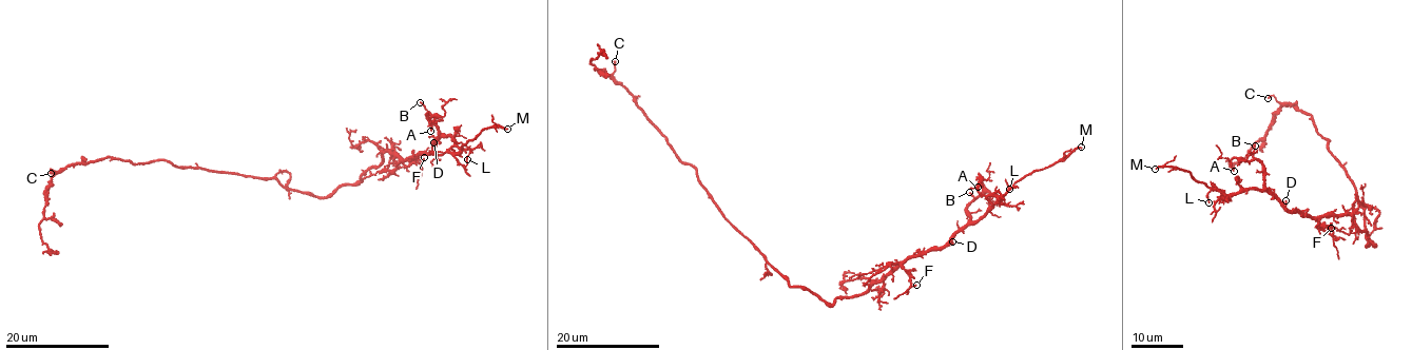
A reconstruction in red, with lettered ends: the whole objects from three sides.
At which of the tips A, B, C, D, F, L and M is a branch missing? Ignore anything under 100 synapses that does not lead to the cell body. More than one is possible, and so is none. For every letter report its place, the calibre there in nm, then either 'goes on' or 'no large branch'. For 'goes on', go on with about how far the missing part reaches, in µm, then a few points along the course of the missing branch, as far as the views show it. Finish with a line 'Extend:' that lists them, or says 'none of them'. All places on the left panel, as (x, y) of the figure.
A: at (430, 131); 130 nm thick; no large branch
B: at (420, 102); 120 nm thick; no large branch
C: at (51, 173); 160 nm thick; no large branch
D: at (433, 142); 120 nm thick; no large branch
F: at (424, 157); 130 nm thick; no large branch
L: at (467, 159); 100 nm thick; no large branch
M: at (507, 129); 170 nm thick; goes on; about 15 µm are missing
Extend: M

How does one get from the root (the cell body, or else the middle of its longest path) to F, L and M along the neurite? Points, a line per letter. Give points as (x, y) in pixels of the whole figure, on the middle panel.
F: (785, 275), (790, 286), (801, 287), (832, 304), (863, 293), (900, 265), (909, 276), (910, 287), (916, 285)
L: (785, 275), (790, 286), (801, 287), (828, 303), (856, 297), (908, 258), (937, 250), (1016, 186), (1009, 189)
M: (785, 275), (790, 286), (828, 303), (856, 297), (908, 258), (937, 250), (1018, 181), (1081, 147)

